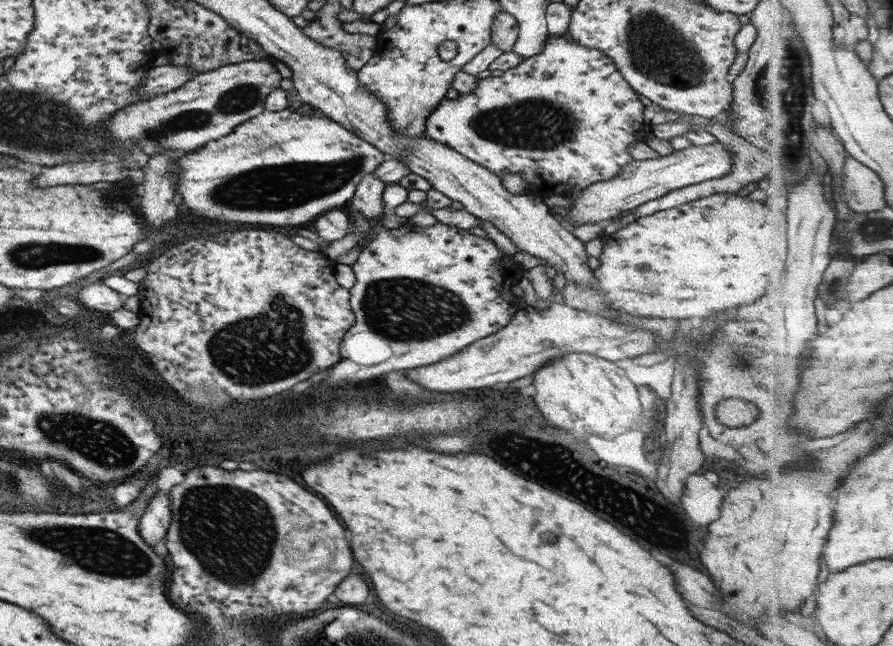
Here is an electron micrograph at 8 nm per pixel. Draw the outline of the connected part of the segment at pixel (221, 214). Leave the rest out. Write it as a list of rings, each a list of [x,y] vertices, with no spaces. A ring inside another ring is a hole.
[[[261,110],[225,137],[179,157],[176,170],[168,175],[193,214],[211,220],[285,226],[287,232],[348,202],[359,180],[386,158],[323,114]]]

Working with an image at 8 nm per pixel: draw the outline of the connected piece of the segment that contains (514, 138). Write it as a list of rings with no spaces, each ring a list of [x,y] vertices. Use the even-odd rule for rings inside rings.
[[[547,37],[543,50],[539,54],[523,58],[523,60],[513,68],[504,70],[501,76],[490,76],[476,80],[475,88],[471,94],[458,93],[457,98],[449,99],[443,97],[437,106],[425,118],[425,130],[423,136],[433,139],[441,145],[445,145],[463,157],[476,162],[479,166],[485,167],[497,177],[505,173],[519,174],[528,187],[534,187],[535,190],[543,190],[545,194],[552,194],[552,188],[555,186],[573,186],[574,194],[581,191],[581,188],[587,187],[601,180],[609,180],[618,174],[626,164],[632,161],[629,156],[629,147],[637,143],[635,132],[642,128],[643,104],[637,98],[637,93],[631,90],[631,87],[623,80],[623,77],[617,72],[616,66],[610,58],[607,58],[600,50],[578,45],[569,38]]]

